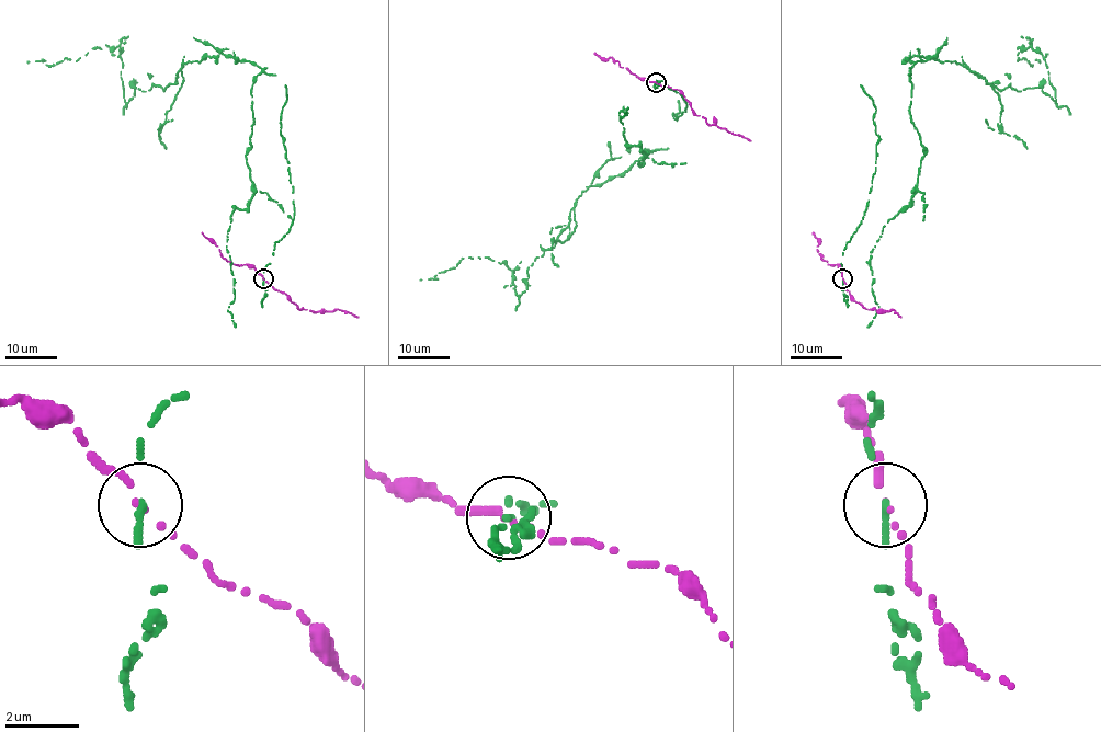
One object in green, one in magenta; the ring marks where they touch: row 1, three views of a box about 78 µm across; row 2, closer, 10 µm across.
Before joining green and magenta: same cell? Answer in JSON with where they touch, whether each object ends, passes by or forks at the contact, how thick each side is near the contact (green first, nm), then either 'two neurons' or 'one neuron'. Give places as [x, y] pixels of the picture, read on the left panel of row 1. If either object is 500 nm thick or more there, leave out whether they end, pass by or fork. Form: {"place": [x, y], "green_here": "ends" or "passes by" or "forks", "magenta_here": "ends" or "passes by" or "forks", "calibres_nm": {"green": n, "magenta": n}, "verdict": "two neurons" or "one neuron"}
{"place": [263, 278], "green_here": "ends", "magenta_here": "ends", "calibres_nm": {"green": 200, "magenta": 180}, "verdict": "two neurons"}

